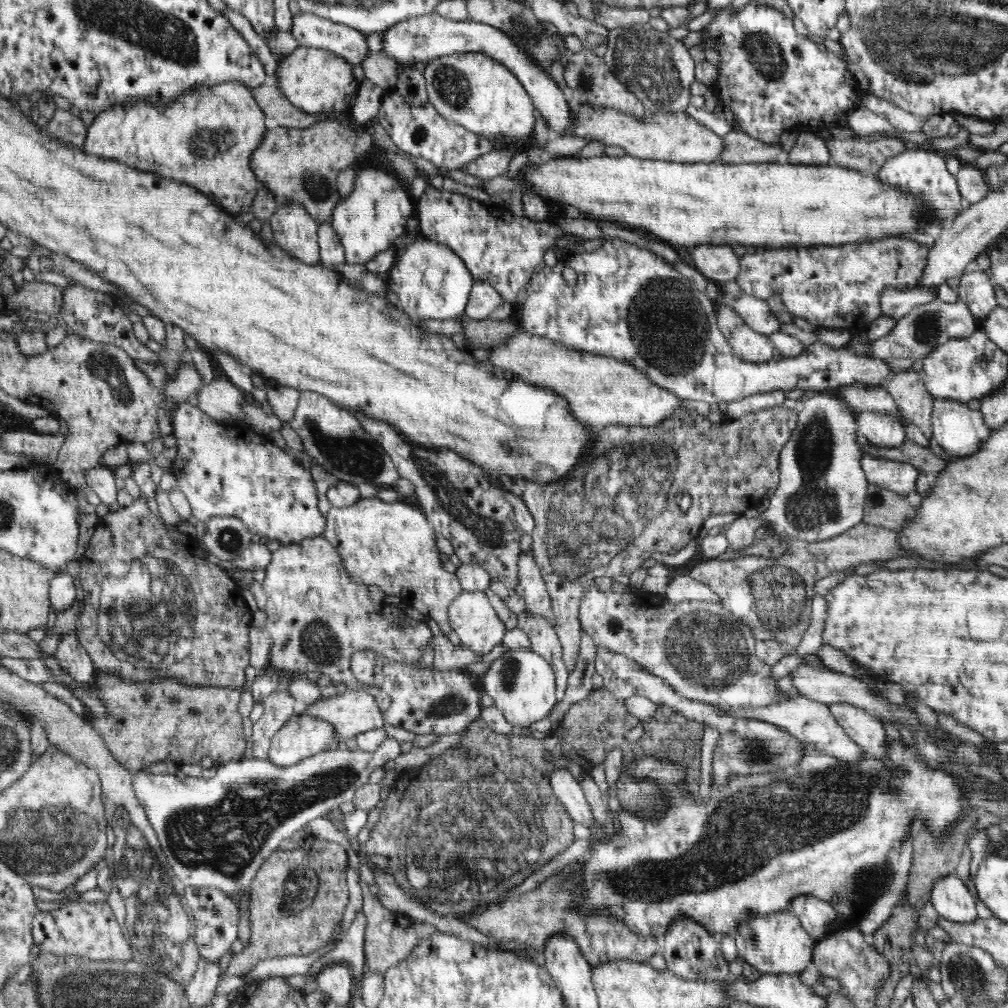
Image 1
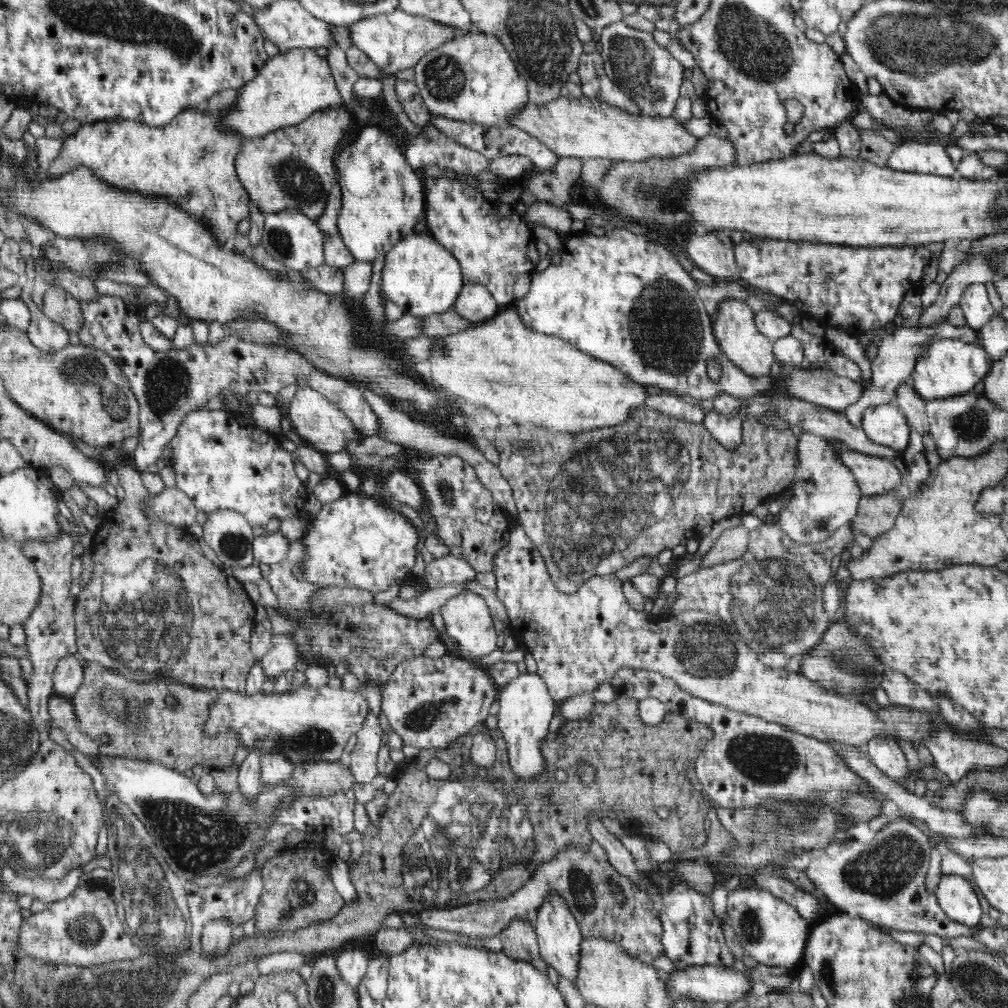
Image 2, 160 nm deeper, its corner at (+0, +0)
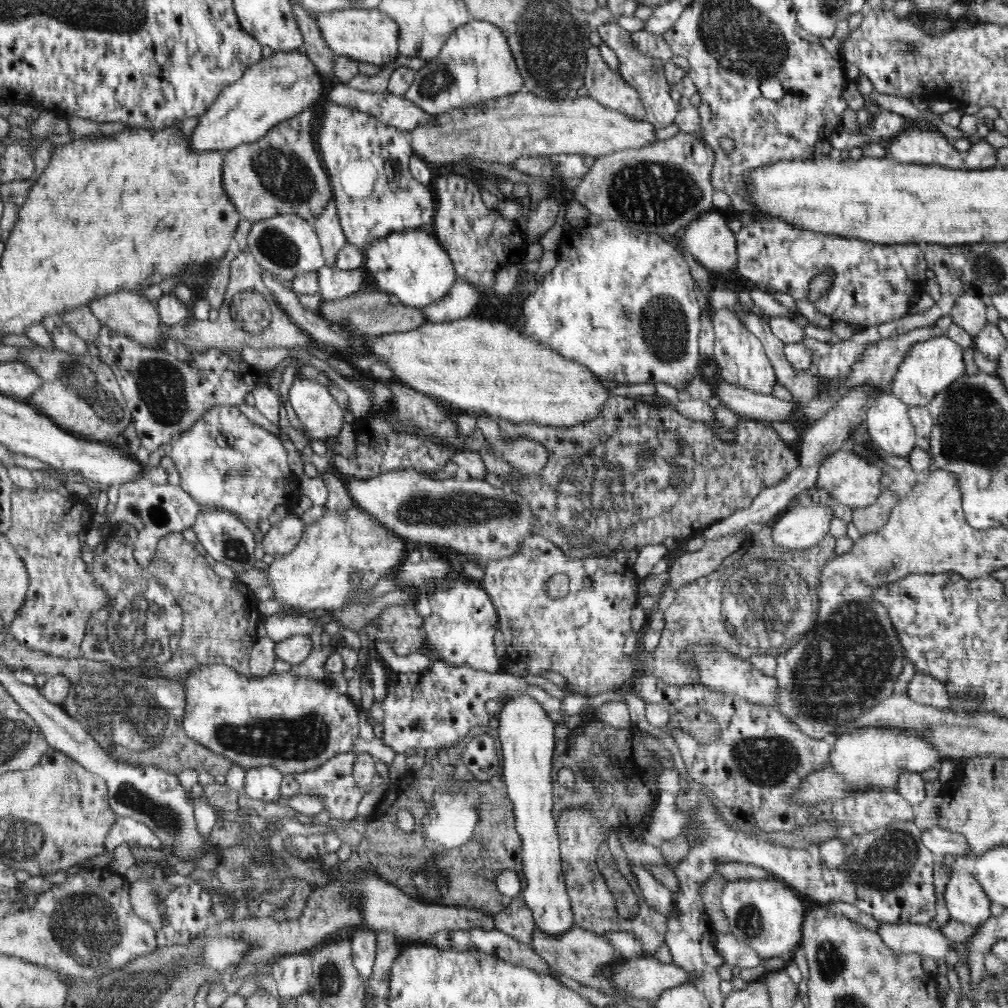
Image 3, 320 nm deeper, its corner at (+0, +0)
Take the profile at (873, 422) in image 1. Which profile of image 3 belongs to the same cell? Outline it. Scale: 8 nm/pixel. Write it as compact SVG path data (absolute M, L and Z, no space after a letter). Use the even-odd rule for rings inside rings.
M889 391L874 398L864 414L872 441L892 456L908 456L916 447L908 410L908 405Z

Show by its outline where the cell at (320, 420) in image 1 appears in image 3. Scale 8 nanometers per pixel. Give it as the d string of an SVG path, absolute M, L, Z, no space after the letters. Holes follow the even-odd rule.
M295 377L287 400L310 438L324 441L340 434L344 424L343 409L326 385L317 379Z

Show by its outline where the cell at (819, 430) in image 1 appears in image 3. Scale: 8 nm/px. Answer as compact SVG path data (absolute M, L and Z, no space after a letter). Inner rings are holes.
M815 497L808 502L793 503L774 524L775 544L788 549L806 549L819 543L827 534L834 512Z

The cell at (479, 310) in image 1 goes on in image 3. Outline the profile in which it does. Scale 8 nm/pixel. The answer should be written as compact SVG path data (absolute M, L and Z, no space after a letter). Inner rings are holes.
M457 280L448 294L421 308L428 323L450 322L469 317L480 304L478 288L467 281Z

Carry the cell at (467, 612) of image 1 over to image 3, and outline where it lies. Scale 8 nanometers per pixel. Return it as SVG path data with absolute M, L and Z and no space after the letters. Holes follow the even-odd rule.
M467 579L452 584L447 590L432 588L427 594L430 614L423 618L425 649L454 667L466 665L474 670L488 673L500 673L502 660L495 653L494 635L498 626L498 614L491 598L477 580Z

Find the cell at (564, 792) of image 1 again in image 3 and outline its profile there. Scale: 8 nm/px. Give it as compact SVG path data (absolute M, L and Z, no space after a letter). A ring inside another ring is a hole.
M630 862L630 871L632 871L632 876L638 879L638 885L642 889L646 903L652 909L661 912L666 918L670 918L672 916L670 912L674 912L674 909L677 908L672 891L643 866Z

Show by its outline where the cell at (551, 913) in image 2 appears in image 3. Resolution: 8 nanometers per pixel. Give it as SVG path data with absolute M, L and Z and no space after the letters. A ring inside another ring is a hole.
M529 692L504 701L503 708L496 717L499 722L496 736L501 741L503 777L507 786L506 796L513 804L514 826L522 846L521 862L527 885L521 895L527 907L531 909L535 925L538 925L540 931L544 931L548 935L564 934L564 931L575 926L575 918L562 872L560 839L552 812L554 795L551 773L555 753L554 726L556 723L548 718L548 713L543 705L534 700Z

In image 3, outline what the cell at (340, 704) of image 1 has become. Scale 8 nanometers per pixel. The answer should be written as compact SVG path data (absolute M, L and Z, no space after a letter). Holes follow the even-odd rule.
M214 664L208 666L198 666L189 672L184 682L184 690L186 692L185 698L185 711L183 714L183 729L188 738L195 740L197 744L201 744L206 748L209 748L212 752L228 759L232 765L237 764L243 769L248 770L257 767L270 766L275 767L276 770L282 774L300 774L307 771L316 770L338 754L346 754L355 750L353 747L354 739L357 738L359 730L359 706L356 706L354 702L345 694L336 692L330 685L324 684L322 680L316 680L315 678L302 677L294 672L286 671L284 673L270 673L268 676L259 677L244 677L243 674L237 673L236 670L231 669L228 666L222 664Z

